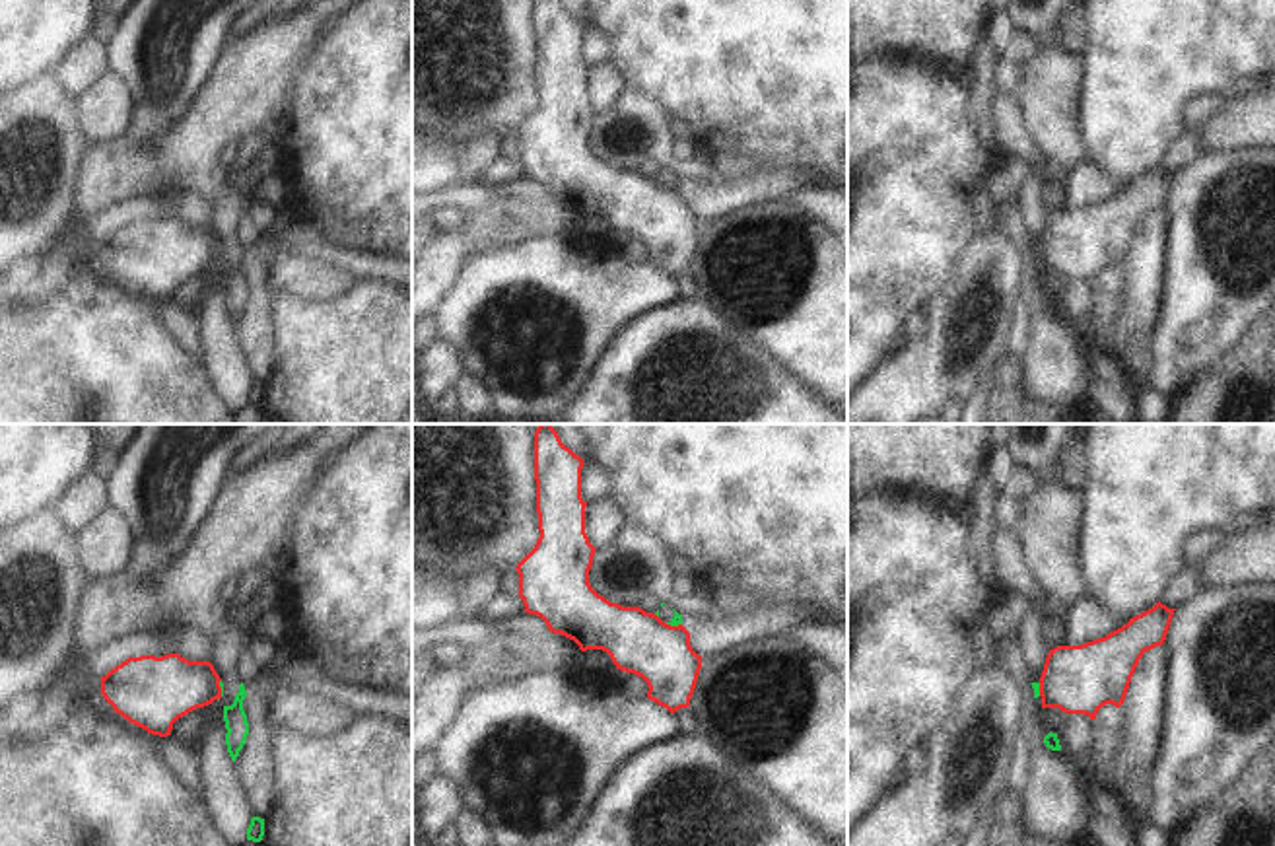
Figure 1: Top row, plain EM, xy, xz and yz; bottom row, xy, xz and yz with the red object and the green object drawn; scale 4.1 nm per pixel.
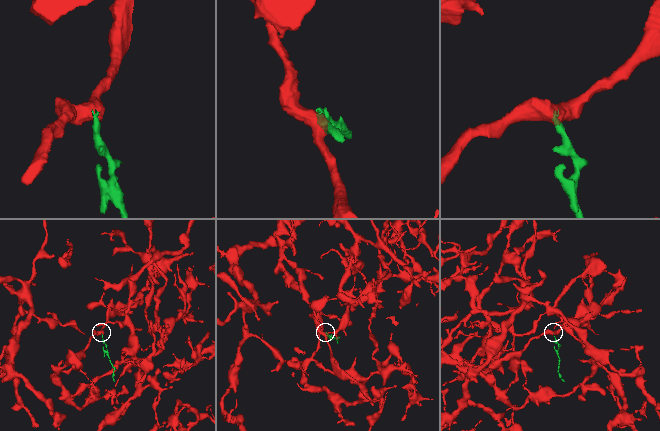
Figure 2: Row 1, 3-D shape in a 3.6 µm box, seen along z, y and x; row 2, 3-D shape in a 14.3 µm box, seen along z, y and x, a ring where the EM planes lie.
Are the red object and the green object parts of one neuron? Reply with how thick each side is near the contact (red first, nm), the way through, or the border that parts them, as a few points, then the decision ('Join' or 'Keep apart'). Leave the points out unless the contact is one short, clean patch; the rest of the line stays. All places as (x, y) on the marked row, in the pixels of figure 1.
Thickness 280 nm (red) against 20 nm. Boundary: xy (220, 679), (222, 695). Keep apart.

